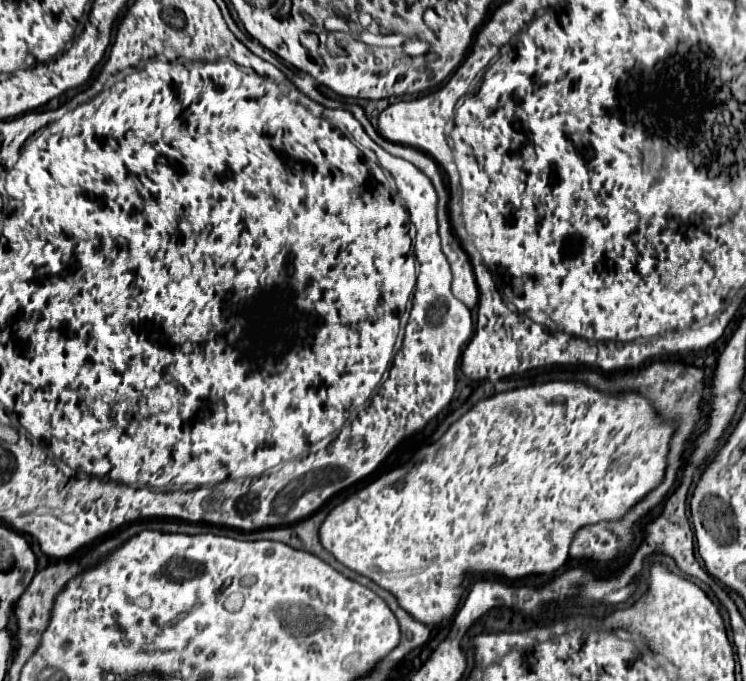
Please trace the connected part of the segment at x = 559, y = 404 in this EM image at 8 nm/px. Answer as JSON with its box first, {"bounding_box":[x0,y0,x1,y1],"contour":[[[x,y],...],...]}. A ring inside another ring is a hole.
{"bounding_box":[320,382,672,624],"contour":[[[546,382],[502,392],[492,398],[480,400],[470,412],[466,412],[456,424],[452,424],[450,432],[446,432],[438,442],[420,448],[414,454],[416,458],[408,466],[380,476],[378,480],[338,504],[338,508],[334,508],[320,526],[320,542],[346,568],[368,576],[380,588],[392,592],[398,598],[400,606],[408,610],[408,614],[412,614],[416,620],[422,620],[424,624],[438,624],[454,616],[464,590],[464,576],[472,568],[476,572],[498,572],[508,578],[520,578],[526,574],[548,574],[558,570],[568,560],[568,546],[578,528],[586,524],[596,524],[600,520],[618,520],[628,508],[632,508],[640,498],[644,498],[654,486],[660,484],[666,468],[670,434],[672,424],[664,424],[654,414],[650,402],[638,394],[624,394],[614,398],[576,382]]]}

